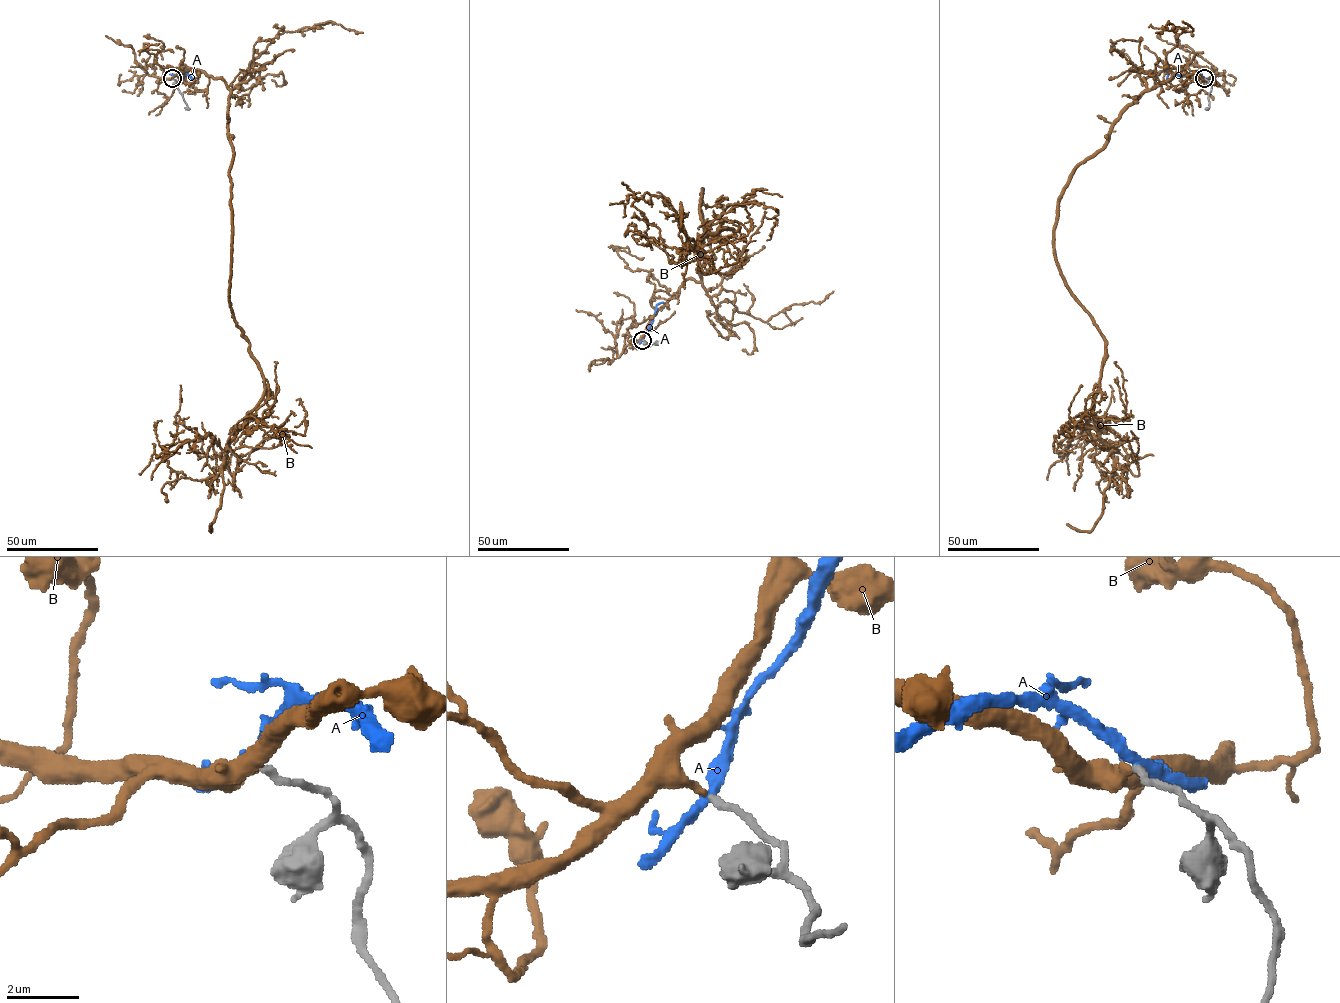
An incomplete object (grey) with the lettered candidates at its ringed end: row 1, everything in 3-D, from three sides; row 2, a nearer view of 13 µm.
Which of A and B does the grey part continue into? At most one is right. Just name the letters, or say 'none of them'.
B

